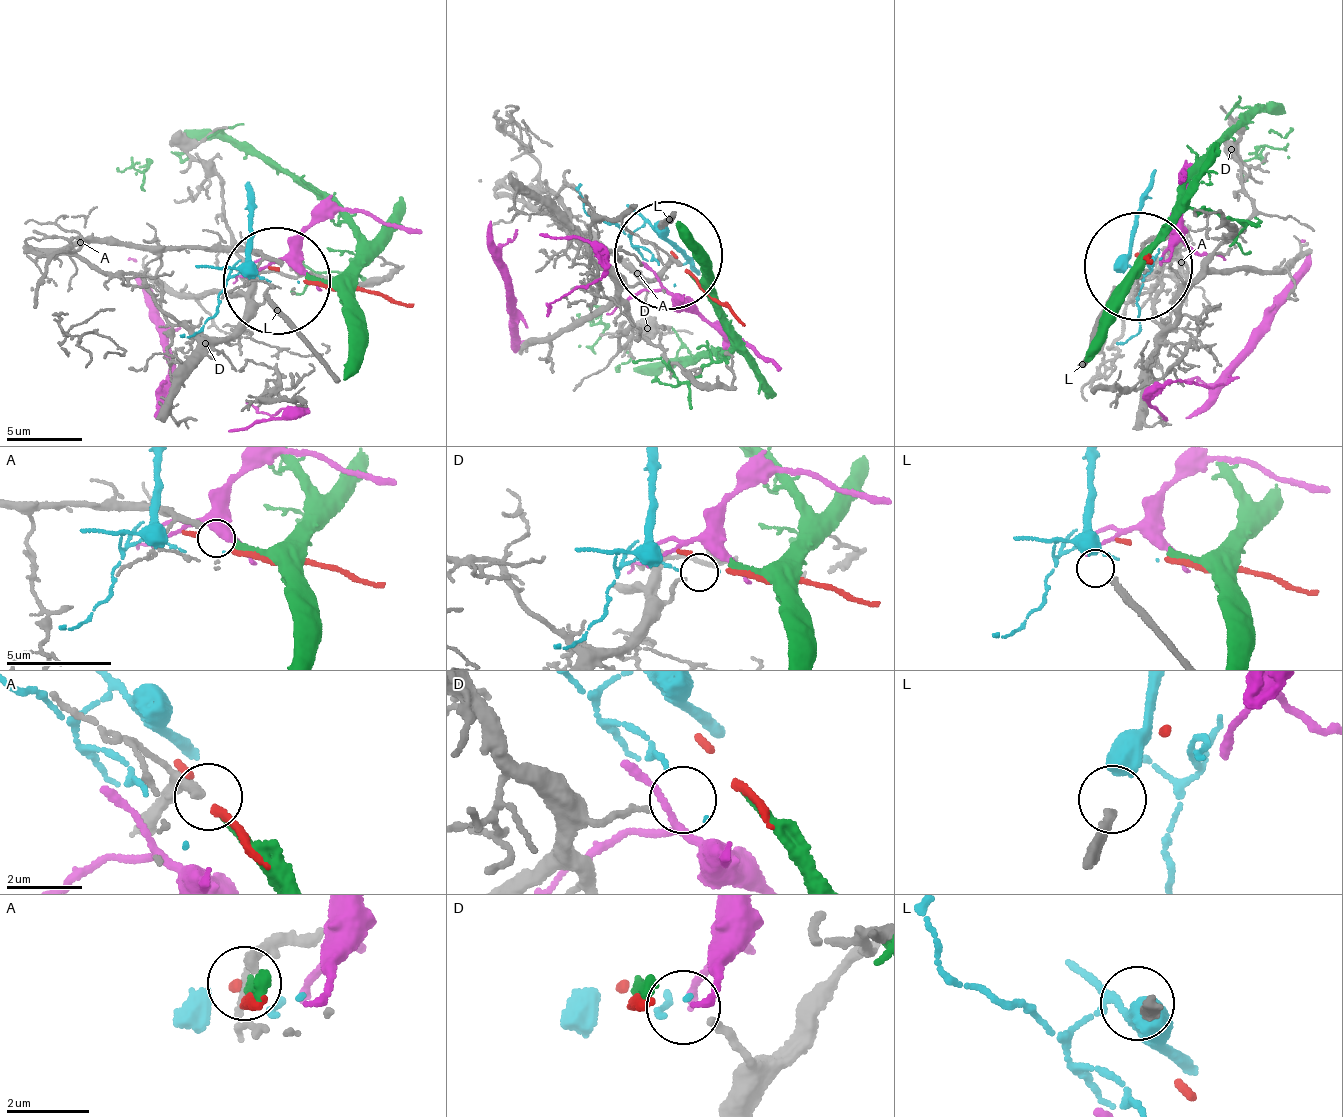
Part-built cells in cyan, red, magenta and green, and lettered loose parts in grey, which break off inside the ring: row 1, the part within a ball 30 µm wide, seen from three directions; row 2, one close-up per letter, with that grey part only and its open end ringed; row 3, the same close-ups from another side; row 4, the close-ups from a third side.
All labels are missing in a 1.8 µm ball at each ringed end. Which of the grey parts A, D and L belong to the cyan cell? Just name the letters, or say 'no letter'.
L

